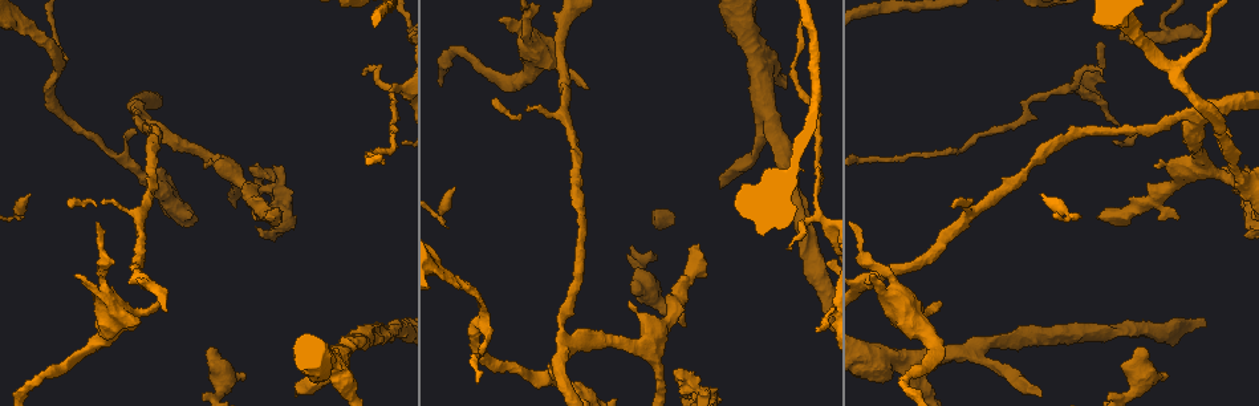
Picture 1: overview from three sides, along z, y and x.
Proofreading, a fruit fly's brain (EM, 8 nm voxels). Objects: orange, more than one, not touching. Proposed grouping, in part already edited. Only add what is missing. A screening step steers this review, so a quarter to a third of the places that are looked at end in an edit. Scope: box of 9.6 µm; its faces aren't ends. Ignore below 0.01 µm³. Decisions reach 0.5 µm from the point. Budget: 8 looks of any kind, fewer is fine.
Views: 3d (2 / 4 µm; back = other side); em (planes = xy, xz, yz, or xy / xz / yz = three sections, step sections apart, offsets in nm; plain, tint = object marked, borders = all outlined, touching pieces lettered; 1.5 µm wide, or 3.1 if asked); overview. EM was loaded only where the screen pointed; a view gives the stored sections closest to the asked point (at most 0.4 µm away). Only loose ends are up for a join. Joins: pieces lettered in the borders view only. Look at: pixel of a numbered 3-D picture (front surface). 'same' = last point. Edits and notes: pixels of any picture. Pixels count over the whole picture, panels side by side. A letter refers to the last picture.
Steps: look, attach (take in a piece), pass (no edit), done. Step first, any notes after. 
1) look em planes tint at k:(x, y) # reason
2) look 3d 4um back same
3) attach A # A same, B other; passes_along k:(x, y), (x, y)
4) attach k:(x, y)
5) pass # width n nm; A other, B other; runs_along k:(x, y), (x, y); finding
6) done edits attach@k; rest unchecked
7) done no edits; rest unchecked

look em planes borders at 1:(524, 109) # free end

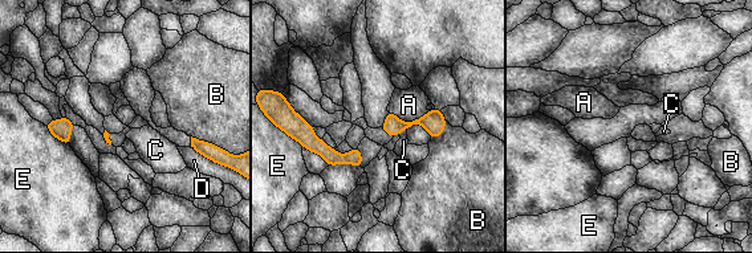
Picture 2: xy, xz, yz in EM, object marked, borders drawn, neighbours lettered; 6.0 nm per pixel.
pass # A other, B other, C other, D other, E other; border 2:(434, 107), (411, 121), (387, 111); none of them fits

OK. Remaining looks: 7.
look em xy step 8 borders at 1:(1164, 377) # an open end

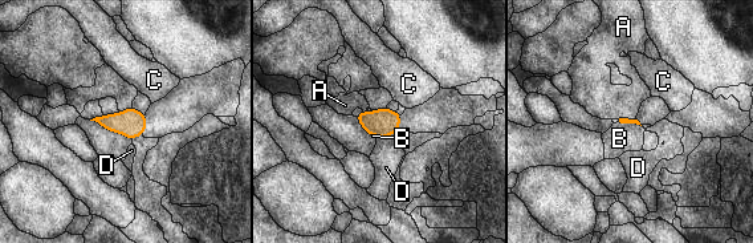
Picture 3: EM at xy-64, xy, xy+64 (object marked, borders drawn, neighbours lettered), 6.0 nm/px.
look em planes borders same # cut it another way

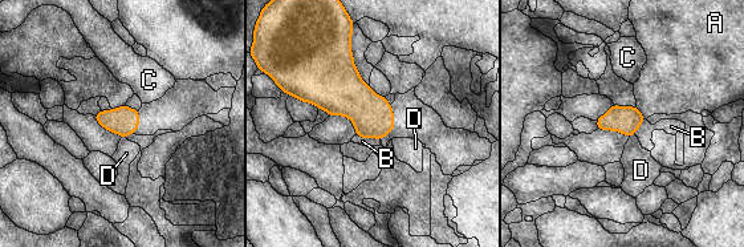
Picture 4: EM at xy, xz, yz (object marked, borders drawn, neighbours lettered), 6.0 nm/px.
pass # A other, B other, C other, D other; border 4:(356, 134), (379, 141); none of them fits

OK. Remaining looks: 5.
look 3d 2um at 1:(788, 247) # free end

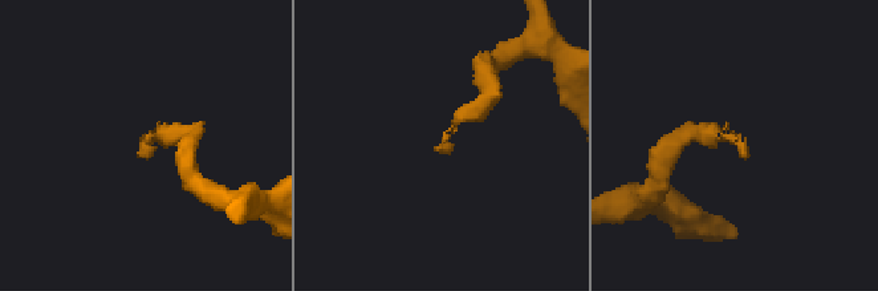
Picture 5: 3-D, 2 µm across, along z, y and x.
look em xz step 8 plain at 5:(147, 154) # now the EM

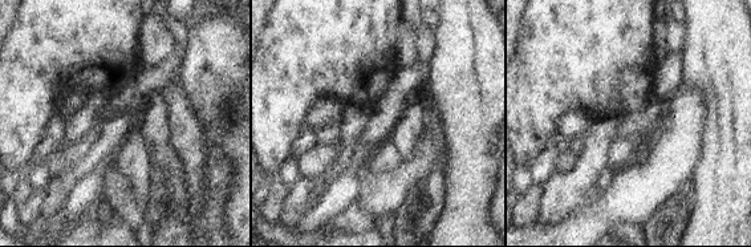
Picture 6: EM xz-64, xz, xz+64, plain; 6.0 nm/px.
look em xz step 8 borders same

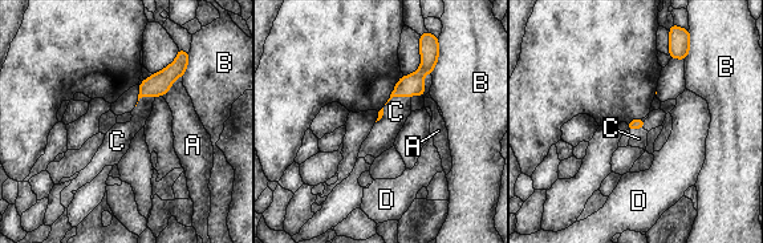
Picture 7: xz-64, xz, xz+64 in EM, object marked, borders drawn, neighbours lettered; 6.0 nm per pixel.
attach C # A other, B other, C same, D other; the neuron continues

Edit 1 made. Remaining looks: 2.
done edits attach@7; rest unchecked

